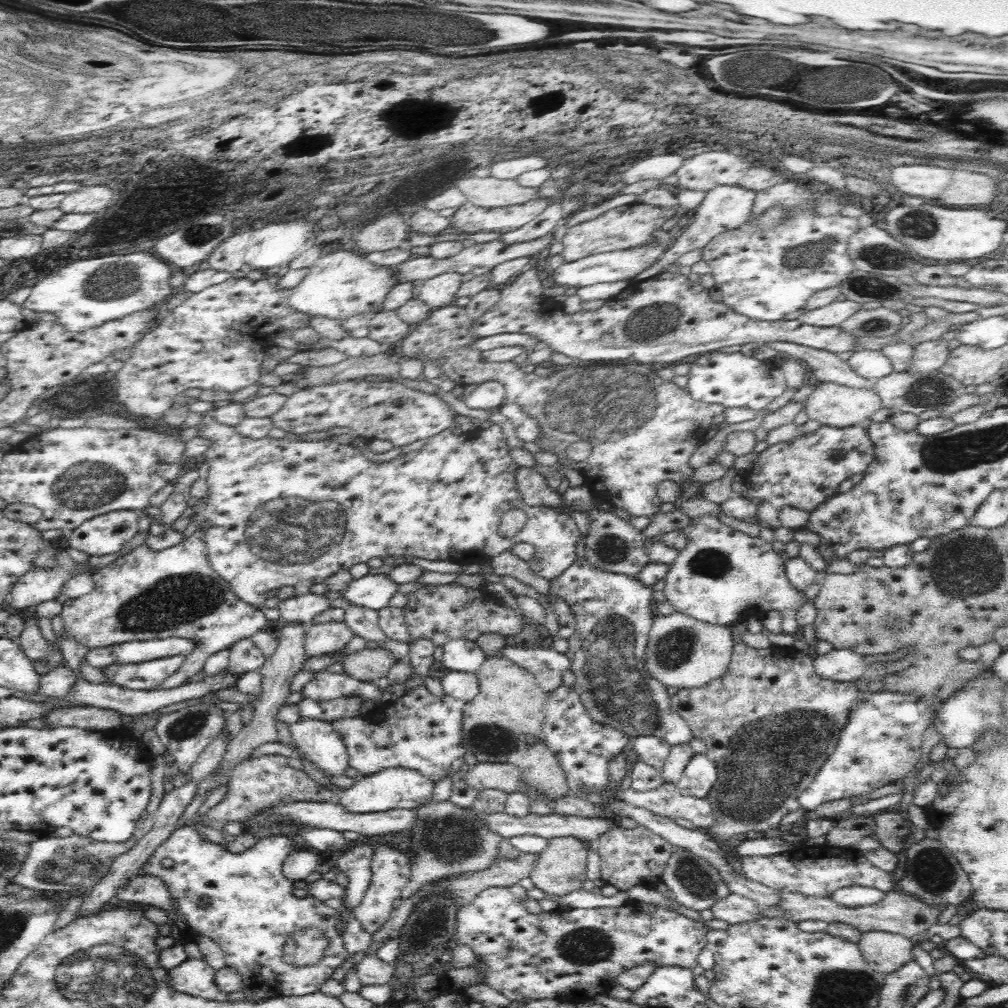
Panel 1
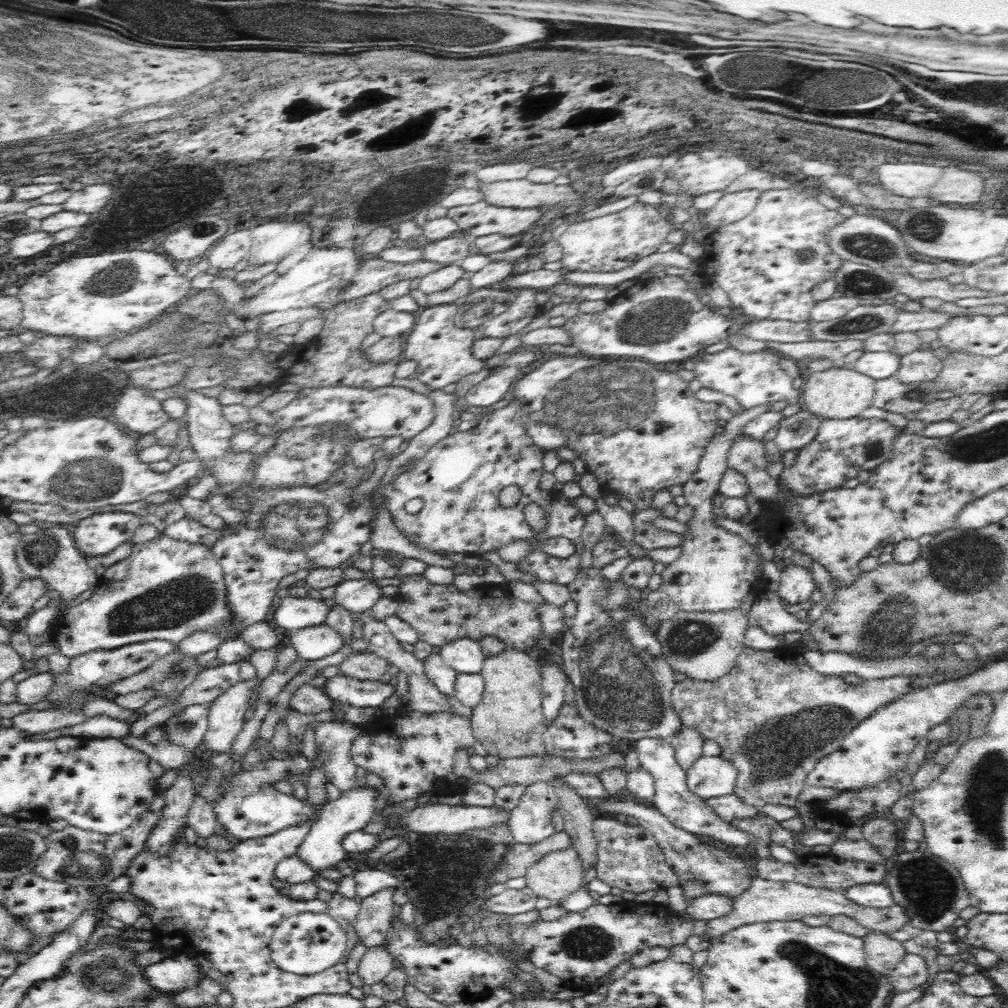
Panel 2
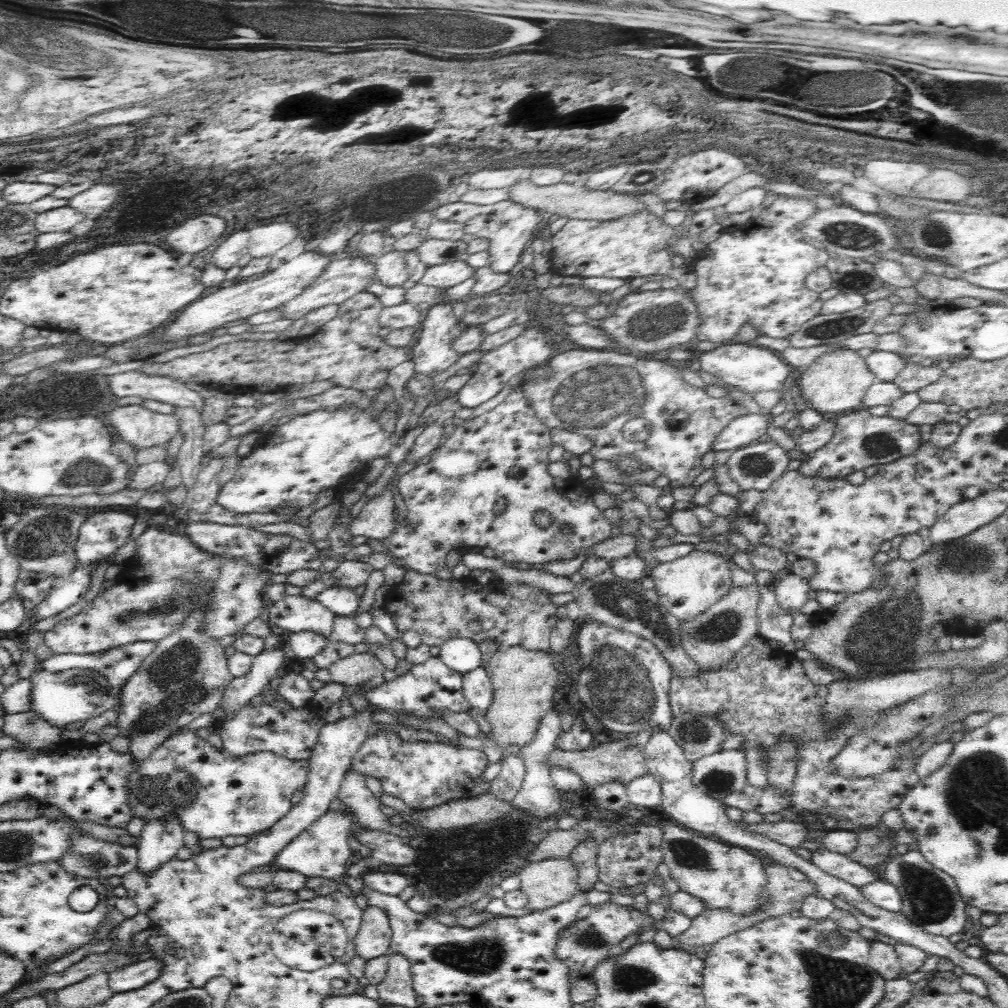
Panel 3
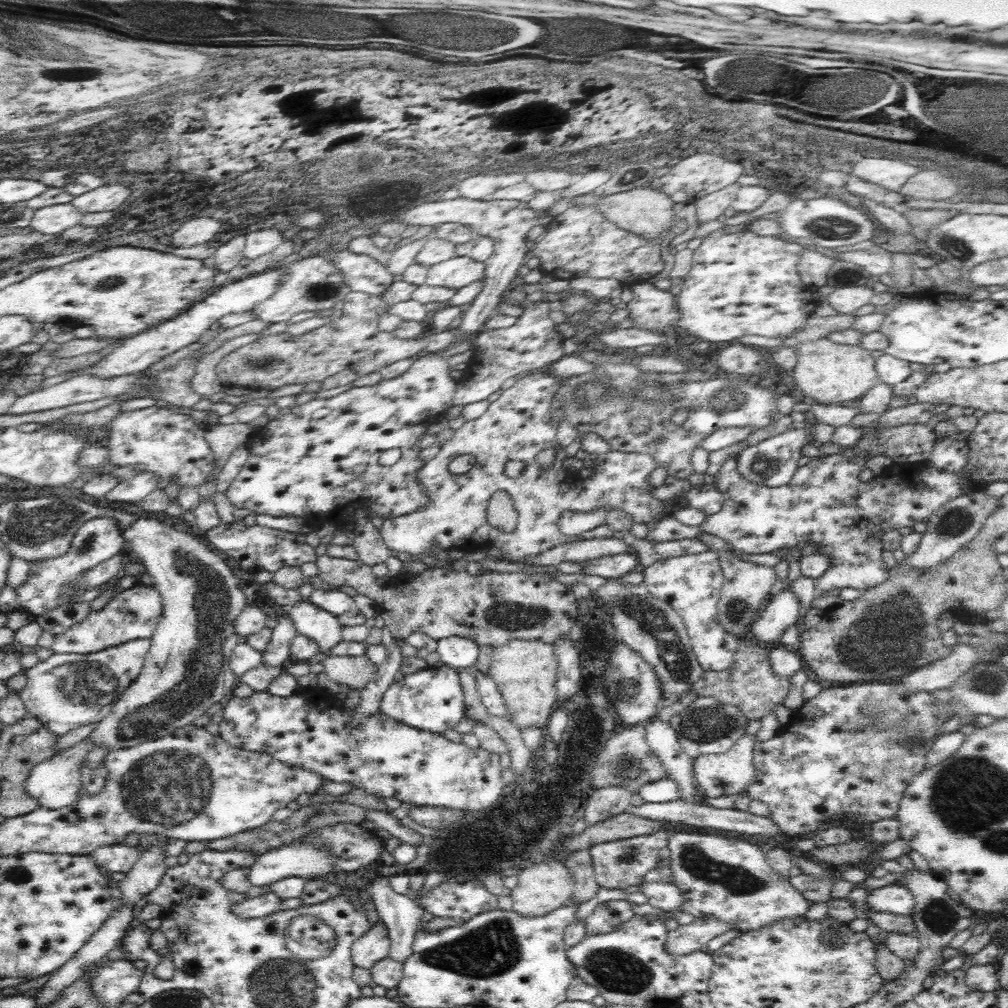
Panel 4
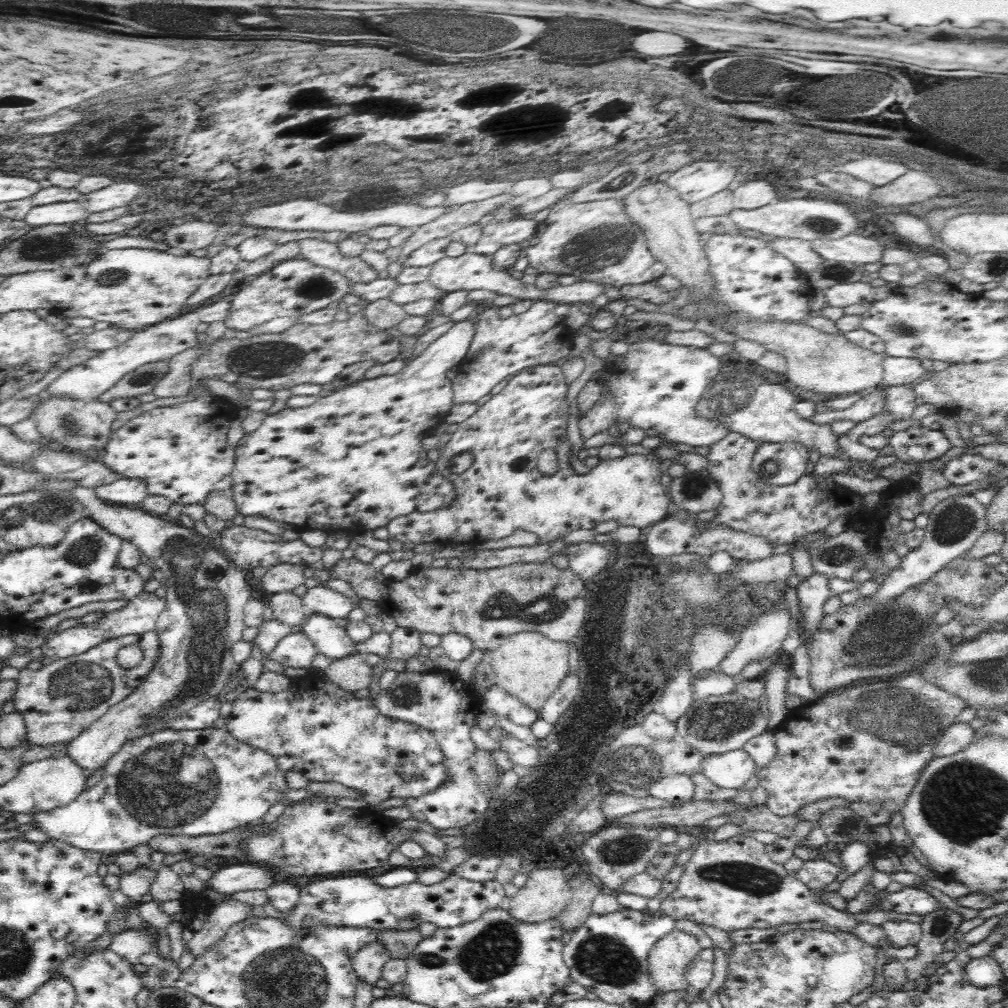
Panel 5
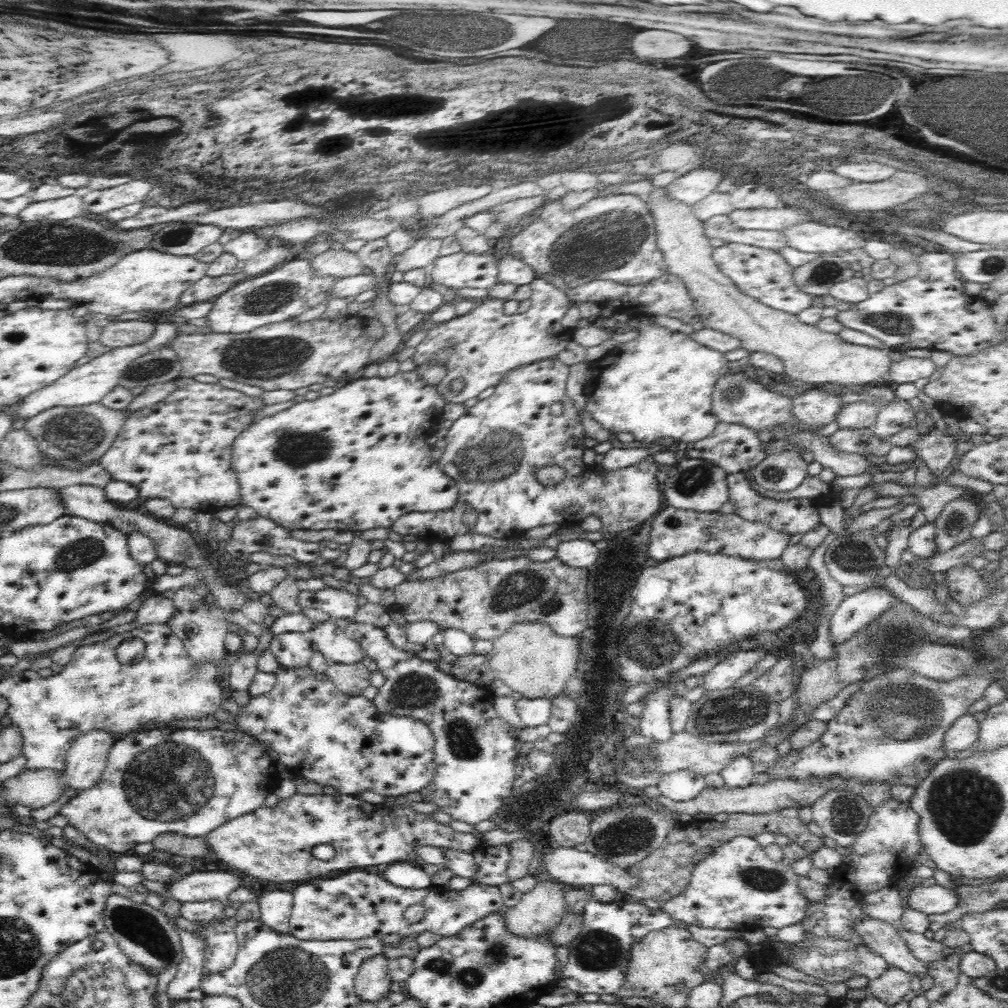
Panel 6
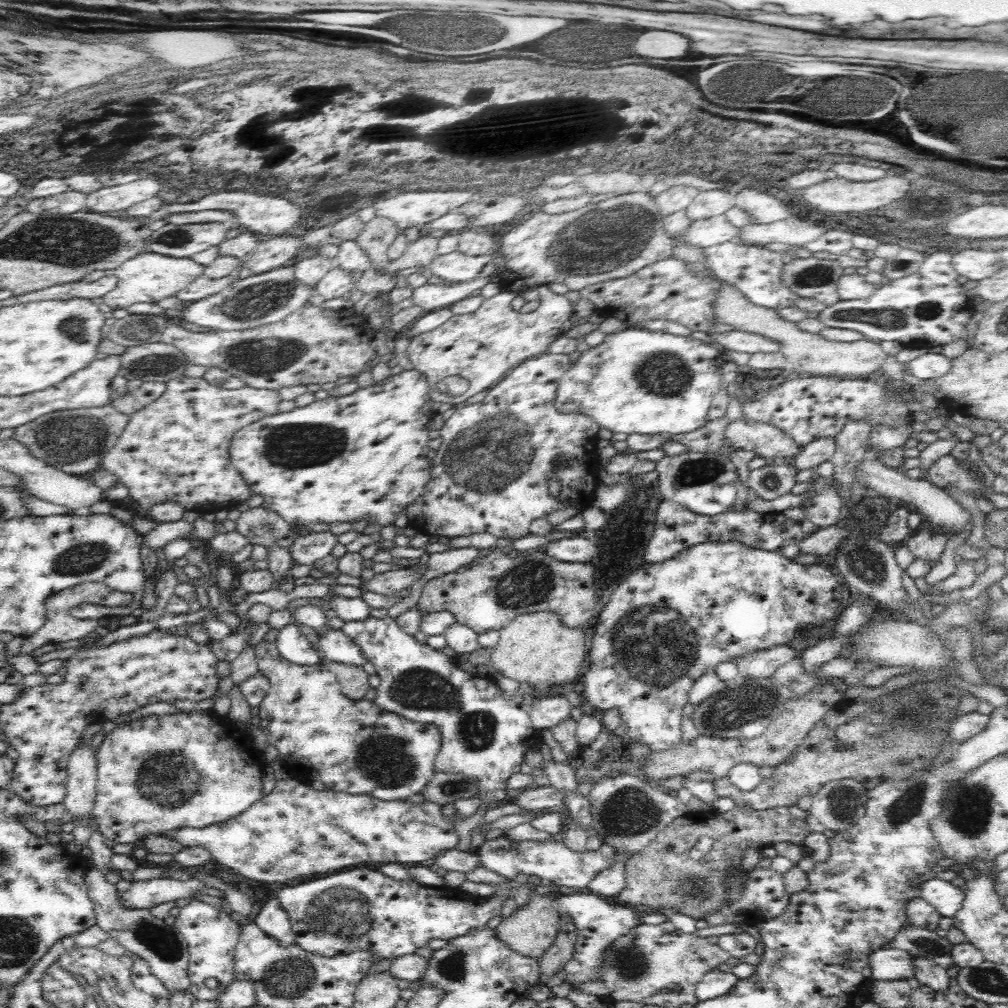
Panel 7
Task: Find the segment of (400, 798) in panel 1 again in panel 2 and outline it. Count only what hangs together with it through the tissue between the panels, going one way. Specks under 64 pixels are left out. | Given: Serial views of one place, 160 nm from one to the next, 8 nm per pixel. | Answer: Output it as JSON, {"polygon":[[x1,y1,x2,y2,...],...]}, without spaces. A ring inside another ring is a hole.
{"polygon":[[356,785,354,788,346,790,346,792,340,792,336,800,328,800,321,808,319,819,310,826,310,832,308,832,305,842,302,842,302,846,297,852,302,862,305,862,316,871,324,870,324,868,332,867,340,862,346,856,341,846,344,836,353,831,362,831,368,820,376,814,375,806,382,794,386,793,378,788]]}

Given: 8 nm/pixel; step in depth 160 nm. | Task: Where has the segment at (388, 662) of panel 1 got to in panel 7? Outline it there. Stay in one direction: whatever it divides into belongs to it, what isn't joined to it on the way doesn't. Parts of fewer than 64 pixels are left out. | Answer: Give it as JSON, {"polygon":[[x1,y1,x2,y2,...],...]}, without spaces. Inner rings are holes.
{"polygon":[[327,662,327,669,336,677,341,694,348,699,364,699,371,688,368,674,362,666,352,666,335,662]]}

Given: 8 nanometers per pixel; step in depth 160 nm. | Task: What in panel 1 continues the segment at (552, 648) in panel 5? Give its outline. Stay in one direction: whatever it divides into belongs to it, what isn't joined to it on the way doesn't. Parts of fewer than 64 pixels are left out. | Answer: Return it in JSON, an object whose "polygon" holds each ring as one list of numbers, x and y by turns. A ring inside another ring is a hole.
{"polygon":[[487,657,475,674,479,680,479,692,471,702,465,704,461,719,461,746,466,753,472,754,478,763,514,766,521,771,526,786,536,788,547,798,562,798,570,794,565,773,545,742,543,724,548,694,540,689,534,675,504,657]]}

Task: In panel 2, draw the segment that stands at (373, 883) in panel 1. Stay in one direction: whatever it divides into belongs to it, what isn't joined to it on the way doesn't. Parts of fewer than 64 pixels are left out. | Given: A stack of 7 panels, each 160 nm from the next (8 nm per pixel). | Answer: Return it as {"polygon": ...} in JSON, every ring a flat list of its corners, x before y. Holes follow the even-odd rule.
{"polygon":[[390,886,374,892,372,896,367,896,358,903,359,912,355,931,359,941,367,948,380,946,384,942,398,894,399,891,395,886]]}

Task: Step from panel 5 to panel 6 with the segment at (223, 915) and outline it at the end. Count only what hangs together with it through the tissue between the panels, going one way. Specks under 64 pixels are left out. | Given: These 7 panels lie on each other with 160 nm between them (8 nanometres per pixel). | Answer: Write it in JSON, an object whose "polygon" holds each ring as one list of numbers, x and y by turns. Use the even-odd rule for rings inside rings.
{"polygon":[[177,929,180,945,182,945,182,960,180,960,176,978,168,984,167,995,171,1000,201,1000,200,980,204,970,205,938,194,936,189,931]]}

